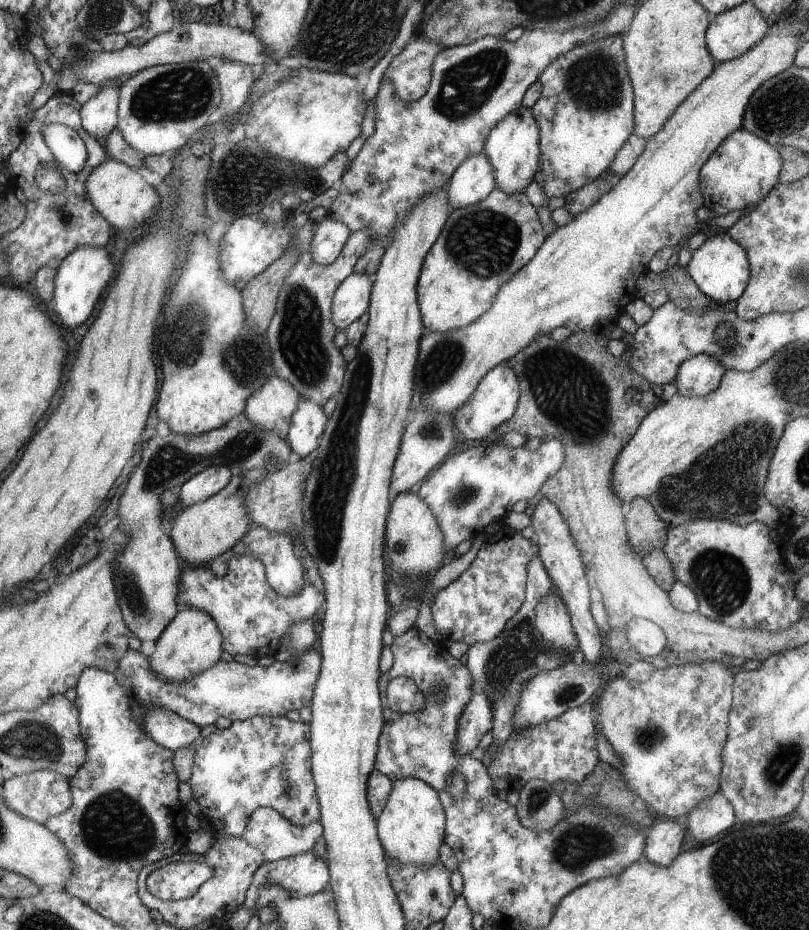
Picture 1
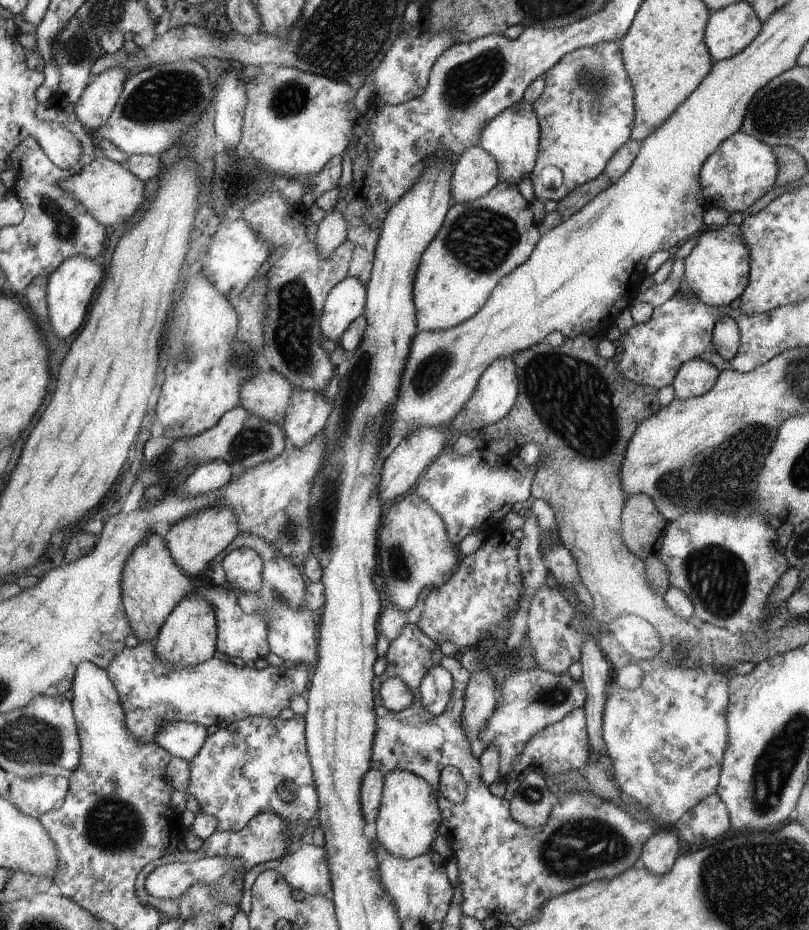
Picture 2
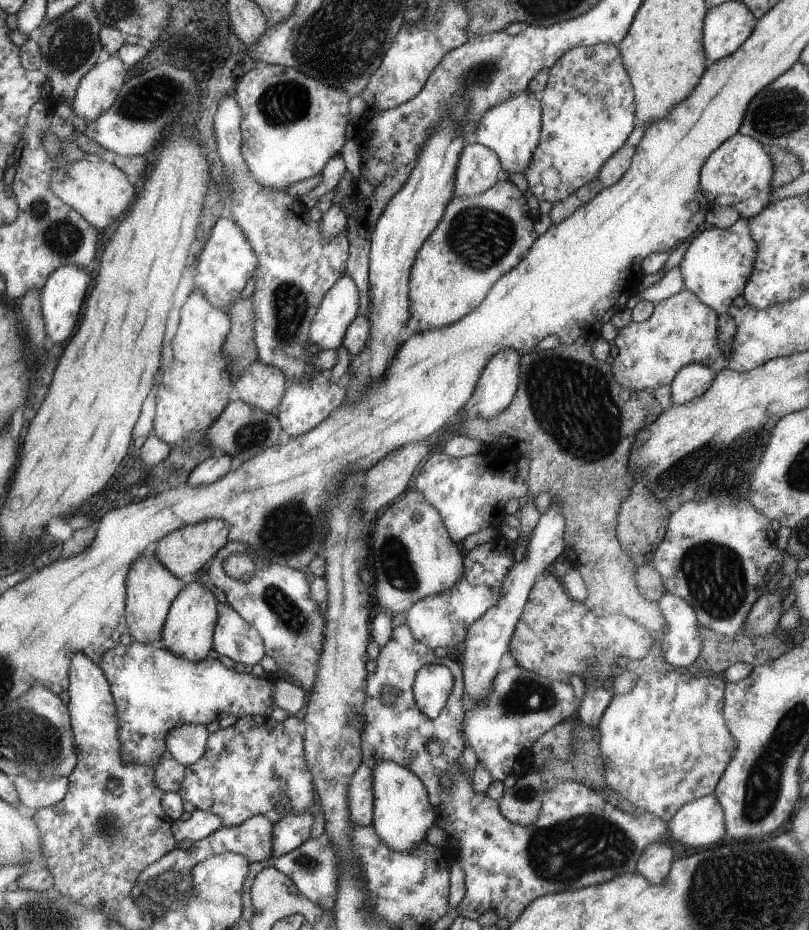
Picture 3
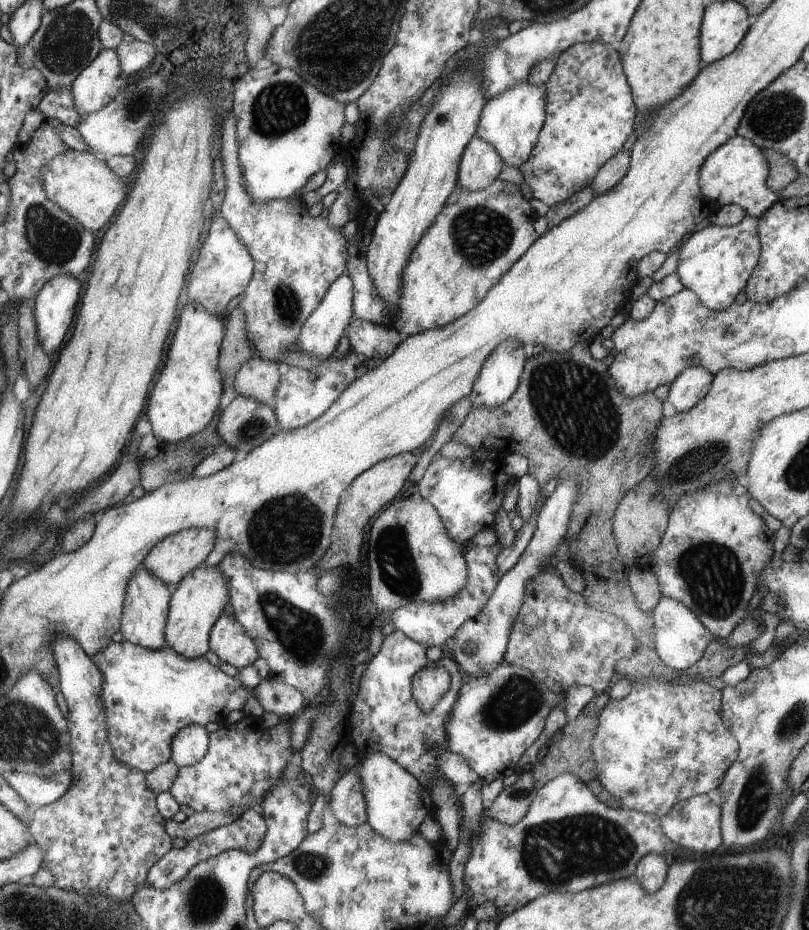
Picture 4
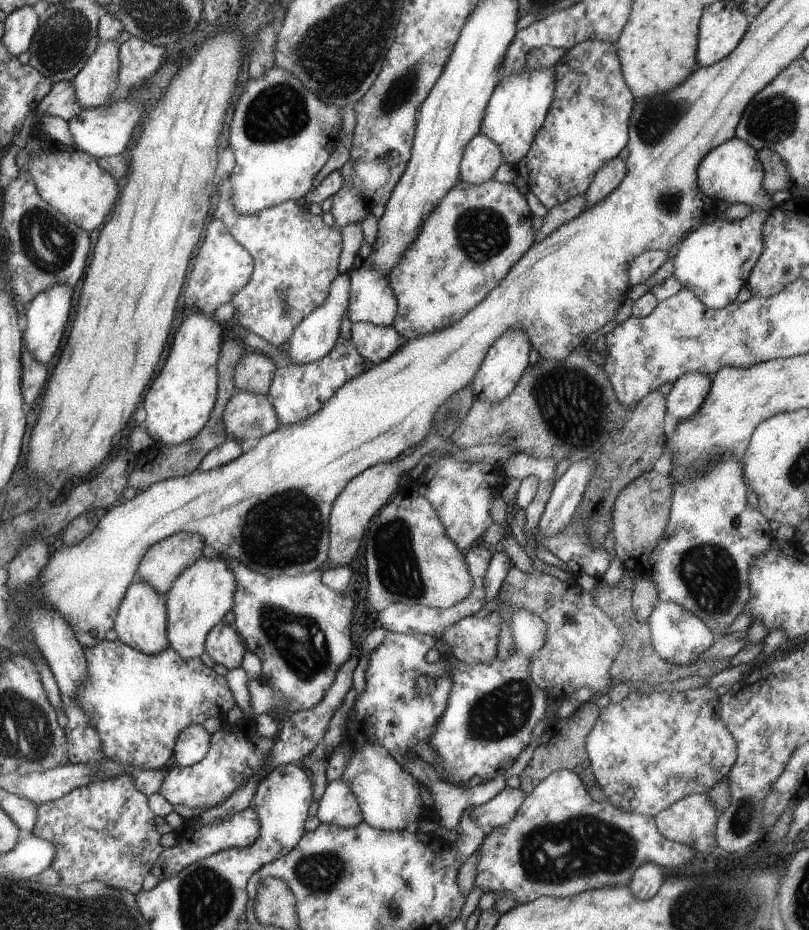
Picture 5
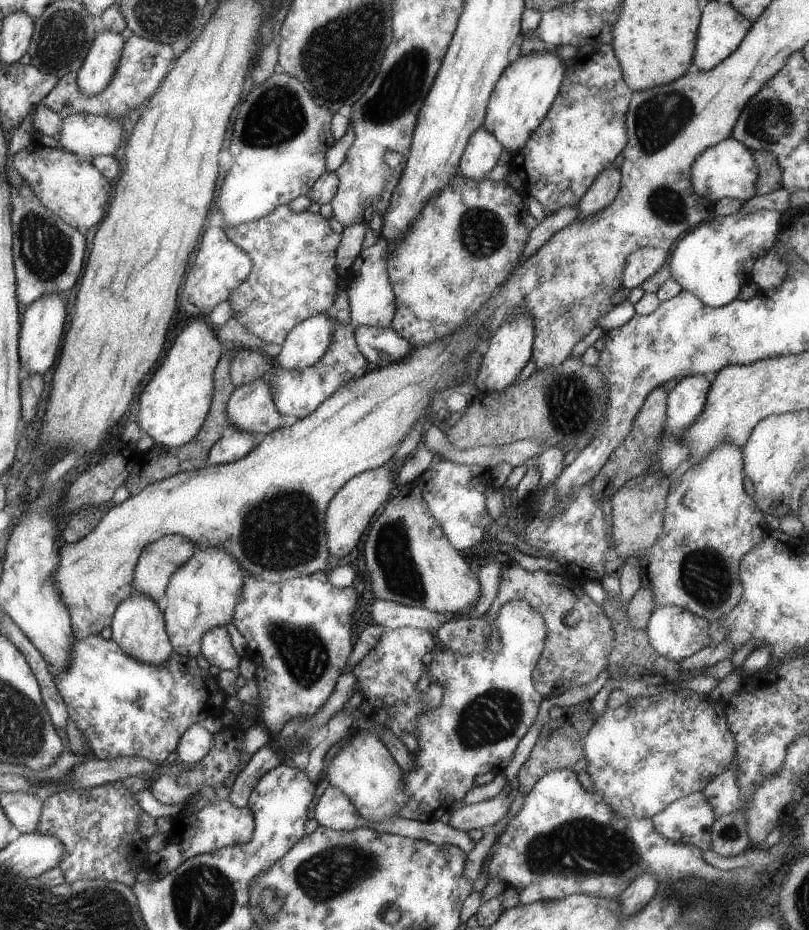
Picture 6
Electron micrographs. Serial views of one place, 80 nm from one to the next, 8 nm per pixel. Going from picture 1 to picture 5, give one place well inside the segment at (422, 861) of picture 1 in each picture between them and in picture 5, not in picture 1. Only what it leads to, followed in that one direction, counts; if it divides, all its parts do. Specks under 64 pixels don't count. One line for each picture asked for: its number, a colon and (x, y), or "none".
2: (406, 826)
3: (403, 811)
4: (395, 808)
5: (389, 796)

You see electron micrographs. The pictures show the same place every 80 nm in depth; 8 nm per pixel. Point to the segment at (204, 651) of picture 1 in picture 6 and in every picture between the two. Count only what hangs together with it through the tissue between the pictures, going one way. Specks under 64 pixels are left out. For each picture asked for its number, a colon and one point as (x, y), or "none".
2: (189, 637)
3: (189, 632)
4: (198, 600)
5: (201, 596)
6: (203, 594)

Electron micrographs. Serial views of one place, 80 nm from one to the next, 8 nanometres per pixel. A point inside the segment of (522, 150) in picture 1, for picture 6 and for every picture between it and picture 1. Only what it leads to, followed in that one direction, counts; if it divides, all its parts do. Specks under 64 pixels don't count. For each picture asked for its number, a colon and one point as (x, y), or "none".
2: (512, 137)
3: (512, 129)
4: (511, 122)
5: (518, 108)
6: (524, 95)

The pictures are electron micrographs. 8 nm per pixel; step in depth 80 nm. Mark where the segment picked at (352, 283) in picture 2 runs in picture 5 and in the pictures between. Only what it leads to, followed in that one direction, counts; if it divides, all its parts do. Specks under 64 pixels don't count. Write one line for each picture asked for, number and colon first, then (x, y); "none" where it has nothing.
3: (341, 306)
4: (321, 334)
5: (318, 334)

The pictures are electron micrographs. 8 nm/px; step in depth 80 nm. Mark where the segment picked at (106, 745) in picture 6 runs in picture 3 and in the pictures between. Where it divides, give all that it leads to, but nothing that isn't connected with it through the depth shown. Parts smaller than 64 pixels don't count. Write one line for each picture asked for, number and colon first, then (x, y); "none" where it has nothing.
3: (155, 690)
4: (149, 695)
5: (140, 703)

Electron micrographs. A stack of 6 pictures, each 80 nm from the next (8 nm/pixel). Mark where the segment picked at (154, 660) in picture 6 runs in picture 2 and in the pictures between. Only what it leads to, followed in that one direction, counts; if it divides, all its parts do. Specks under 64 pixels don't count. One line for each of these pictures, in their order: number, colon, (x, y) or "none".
2: (153, 584)
3: (152, 587)
4: (148, 597)
5: (141, 622)

